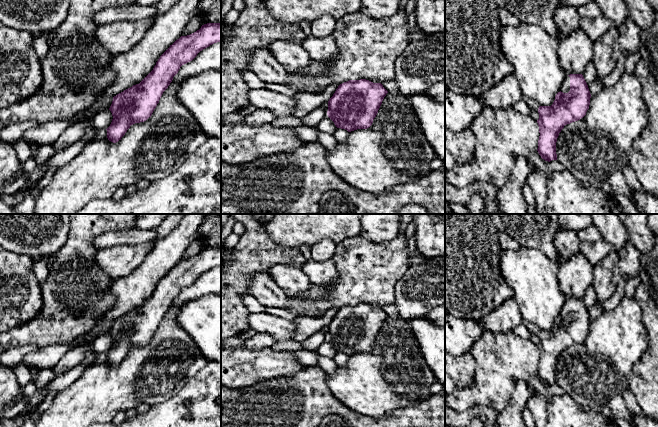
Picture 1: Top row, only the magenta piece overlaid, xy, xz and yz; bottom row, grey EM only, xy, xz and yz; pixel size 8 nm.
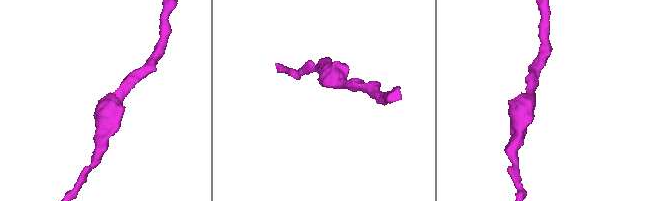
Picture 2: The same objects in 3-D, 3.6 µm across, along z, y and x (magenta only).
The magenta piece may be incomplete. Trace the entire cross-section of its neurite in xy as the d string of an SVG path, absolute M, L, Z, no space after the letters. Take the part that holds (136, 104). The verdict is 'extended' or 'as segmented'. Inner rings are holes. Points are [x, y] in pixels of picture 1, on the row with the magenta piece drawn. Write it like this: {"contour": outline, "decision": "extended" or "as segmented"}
{"contour": "M207 23L196 32L181 36L160 56L153 70L139 83L113 97L109 110L113 119L107 130L109 141L116 143L131 125L151 117L163 92L180 67L192 61L210 45L221 41L221 23Z", "decision": "as segmented"}

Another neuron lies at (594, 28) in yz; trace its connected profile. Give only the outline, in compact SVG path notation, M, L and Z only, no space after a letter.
M600 15L596 18L582 18L579 27L592 42L595 42L611 28L611 23L606 17Z

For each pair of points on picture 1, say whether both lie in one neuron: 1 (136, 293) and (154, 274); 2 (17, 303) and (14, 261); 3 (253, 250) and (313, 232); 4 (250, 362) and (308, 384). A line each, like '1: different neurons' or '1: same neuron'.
1: same neuron
2: same neuron
3: different neurons
4: different neurons

